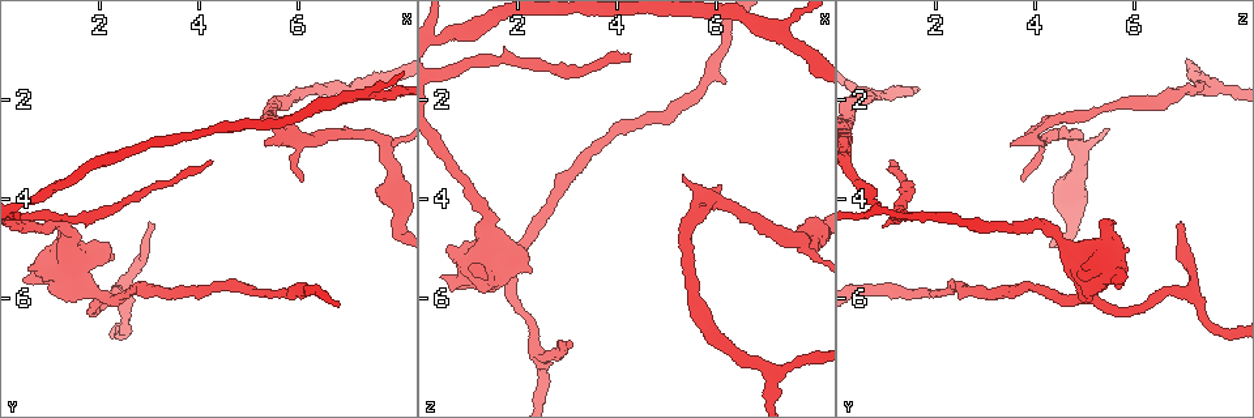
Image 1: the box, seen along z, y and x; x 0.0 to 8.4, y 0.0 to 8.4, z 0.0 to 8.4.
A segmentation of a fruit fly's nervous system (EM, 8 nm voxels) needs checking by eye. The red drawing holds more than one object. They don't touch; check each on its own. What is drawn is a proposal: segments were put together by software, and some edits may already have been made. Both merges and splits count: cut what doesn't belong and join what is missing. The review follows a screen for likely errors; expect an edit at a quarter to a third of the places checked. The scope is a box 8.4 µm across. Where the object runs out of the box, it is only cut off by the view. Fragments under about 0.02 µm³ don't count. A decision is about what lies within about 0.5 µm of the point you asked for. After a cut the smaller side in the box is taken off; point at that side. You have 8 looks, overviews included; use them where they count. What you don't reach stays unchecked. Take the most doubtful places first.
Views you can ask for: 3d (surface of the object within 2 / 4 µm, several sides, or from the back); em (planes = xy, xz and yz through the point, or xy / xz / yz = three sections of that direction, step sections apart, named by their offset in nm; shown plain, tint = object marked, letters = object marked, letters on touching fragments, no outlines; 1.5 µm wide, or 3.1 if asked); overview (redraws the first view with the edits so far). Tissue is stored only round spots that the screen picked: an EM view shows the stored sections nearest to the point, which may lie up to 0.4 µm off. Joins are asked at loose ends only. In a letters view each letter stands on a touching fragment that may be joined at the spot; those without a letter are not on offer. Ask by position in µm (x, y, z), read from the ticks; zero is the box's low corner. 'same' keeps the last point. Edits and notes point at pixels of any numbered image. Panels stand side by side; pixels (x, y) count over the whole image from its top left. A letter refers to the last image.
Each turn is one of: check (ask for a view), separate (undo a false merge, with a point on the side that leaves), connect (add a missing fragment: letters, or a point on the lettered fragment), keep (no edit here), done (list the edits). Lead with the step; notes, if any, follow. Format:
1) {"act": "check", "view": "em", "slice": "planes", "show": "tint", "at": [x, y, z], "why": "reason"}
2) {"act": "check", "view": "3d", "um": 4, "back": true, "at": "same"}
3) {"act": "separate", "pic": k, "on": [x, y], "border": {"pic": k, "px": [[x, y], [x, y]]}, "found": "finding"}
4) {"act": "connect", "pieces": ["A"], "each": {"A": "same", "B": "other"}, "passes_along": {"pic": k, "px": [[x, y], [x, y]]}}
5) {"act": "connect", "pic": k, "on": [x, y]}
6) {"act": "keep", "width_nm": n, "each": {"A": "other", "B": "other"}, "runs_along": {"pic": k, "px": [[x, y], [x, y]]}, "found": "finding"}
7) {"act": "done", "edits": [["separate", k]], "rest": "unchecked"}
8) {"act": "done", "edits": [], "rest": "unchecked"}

{"act": "check", "view": "3d", "um": 2, "at": [5.35, 2.90, 3.50], "why": "free end"}

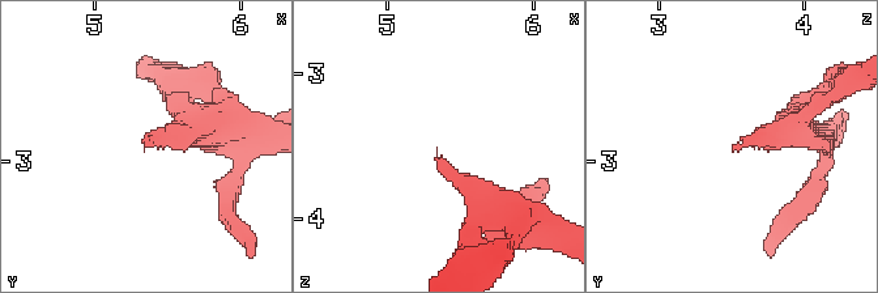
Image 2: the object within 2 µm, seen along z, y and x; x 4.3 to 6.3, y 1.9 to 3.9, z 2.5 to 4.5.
{"act": "check", "view": "em", "slice": "planes", "show": "plain", "at": [5.34, 2.90, 3.54]}

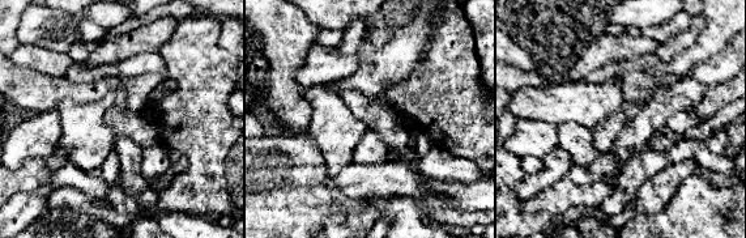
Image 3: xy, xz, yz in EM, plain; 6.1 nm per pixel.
{"act": "check", "view": "em", "slice": "planes", "show": "letters", "at": "same", "why": "what lies round it"}

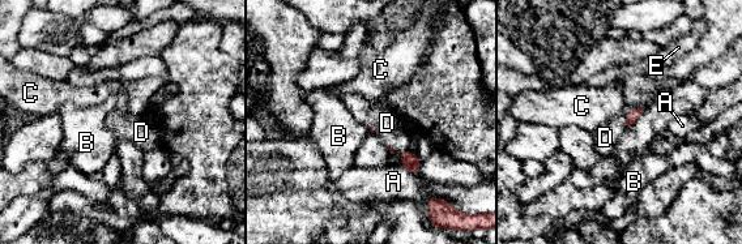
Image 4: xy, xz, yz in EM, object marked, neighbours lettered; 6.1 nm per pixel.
{"act": "connect", "pieces": ["D"], "each": {"A": "other", "B": "other", "C": "other", "D": "same", "E": "other"}, "passes_along": {"pic": 4, "px": [[635, 114], [629, 114], [605, 137]]}, "found": "the neuron continues"}

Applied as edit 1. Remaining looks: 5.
{"act": "check", "view": "3d", "um": 4, "at": [4.20, 3.20, 1.05], "why": "an open end"}

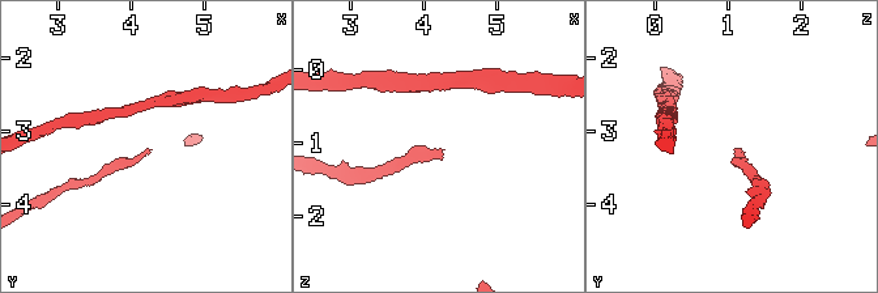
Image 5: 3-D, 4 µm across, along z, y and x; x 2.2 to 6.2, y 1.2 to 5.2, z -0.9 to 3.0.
{"act": "check", "view": "em", "slice": "planes", "show": "letters", "at": [4.20, 3.25, 1.10]}

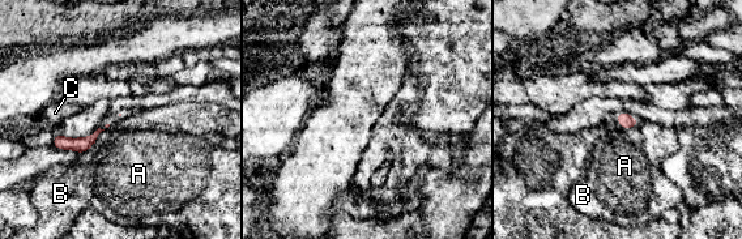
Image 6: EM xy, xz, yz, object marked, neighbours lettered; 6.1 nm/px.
{"act": "keep", "each": {"A": "other", "B": "other", "C": "other"}, "border": {"pic": 6, "px": [[640, 124], [630, 128]]}, "found": "no lettered fragment goes on from it"}

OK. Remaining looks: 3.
{"act": "check", "view": "em", "slice": "planes", "show": "tint", "at": [7.05, 1.80, 7.45], "why": "arms part here"}

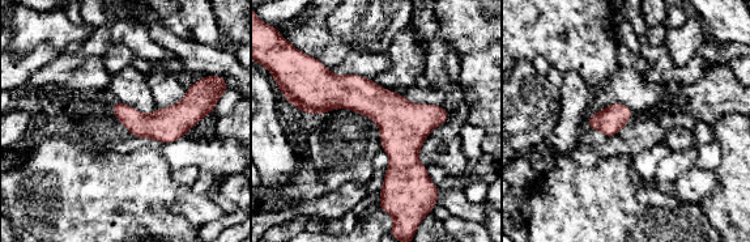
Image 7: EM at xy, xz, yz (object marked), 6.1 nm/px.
{"act": "check", "view": "em", "slice": "planes", "show": "letters", "at": "same", "why": "what lies round it"}

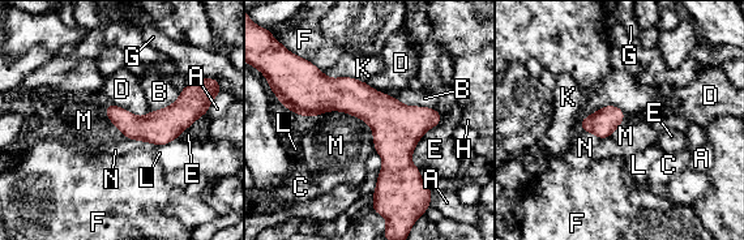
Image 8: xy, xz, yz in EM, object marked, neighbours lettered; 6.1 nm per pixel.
{"act": "keep", "longest_contact_nm": ["M", 460], "each": {"A": "other", "B": "other", "C": "other", "D": "other", "E": "other", "F": "other", "G": "other", "H": "other", "K": "other", "L": "other", "M": "other", "N": "other"}, "runs_along": {"pic": 8, "px": [[328, 81], [392, 134], [385, 204]]}, "found": "all the same neuron"}

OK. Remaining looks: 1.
{"act": "done", "edits": [["connect", 4]], "rest": "unchecked"}

